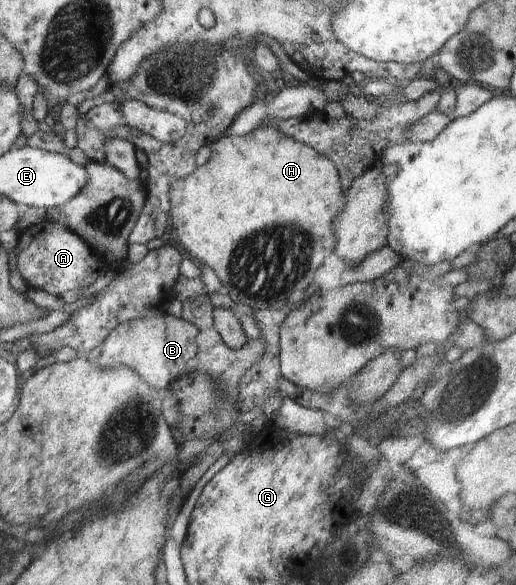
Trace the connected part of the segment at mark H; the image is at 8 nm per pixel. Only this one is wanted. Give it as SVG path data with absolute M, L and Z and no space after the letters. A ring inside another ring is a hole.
M263 125L242 135L224 135L208 146L212 150L210 161L188 177L173 181L169 189L169 224L176 230L180 249L198 265L205 263L214 269L223 285L220 292L228 293L236 303L258 310L274 301L302 298L313 283L314 273L337 244L332 219L344 209L346 199L336 166L311 145ZM288 235L312 239L312 245L288 245L284 241Z

